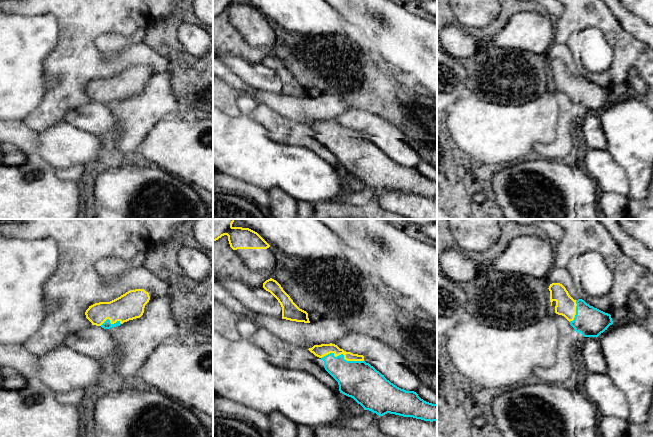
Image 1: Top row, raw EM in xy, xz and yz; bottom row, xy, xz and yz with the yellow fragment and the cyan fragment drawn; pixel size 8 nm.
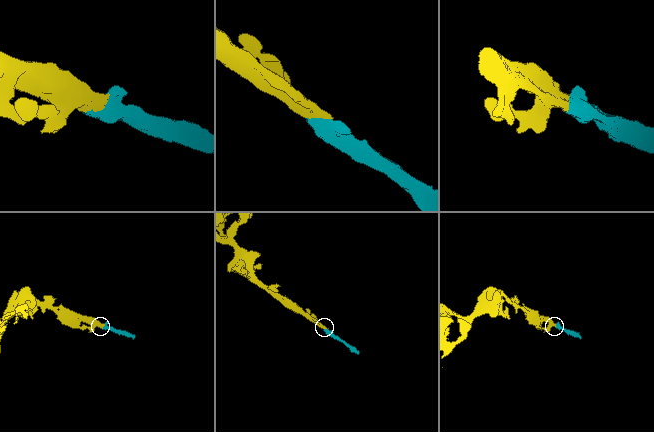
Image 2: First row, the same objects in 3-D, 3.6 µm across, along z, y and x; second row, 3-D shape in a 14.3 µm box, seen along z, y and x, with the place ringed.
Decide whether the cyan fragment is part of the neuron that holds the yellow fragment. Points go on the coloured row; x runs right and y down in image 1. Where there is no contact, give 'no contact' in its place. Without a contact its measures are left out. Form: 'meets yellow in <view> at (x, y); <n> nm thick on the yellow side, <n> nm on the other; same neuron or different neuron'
meets yellow in xz at (343, 354); 100 nm thick on the yellow side, 300 nm on the other; same neuron

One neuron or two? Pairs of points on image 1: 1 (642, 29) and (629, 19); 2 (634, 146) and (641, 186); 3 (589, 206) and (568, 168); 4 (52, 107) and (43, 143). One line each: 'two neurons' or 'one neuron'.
1: one neuron
2: one neuron
3: one neuron
4: two neurons

